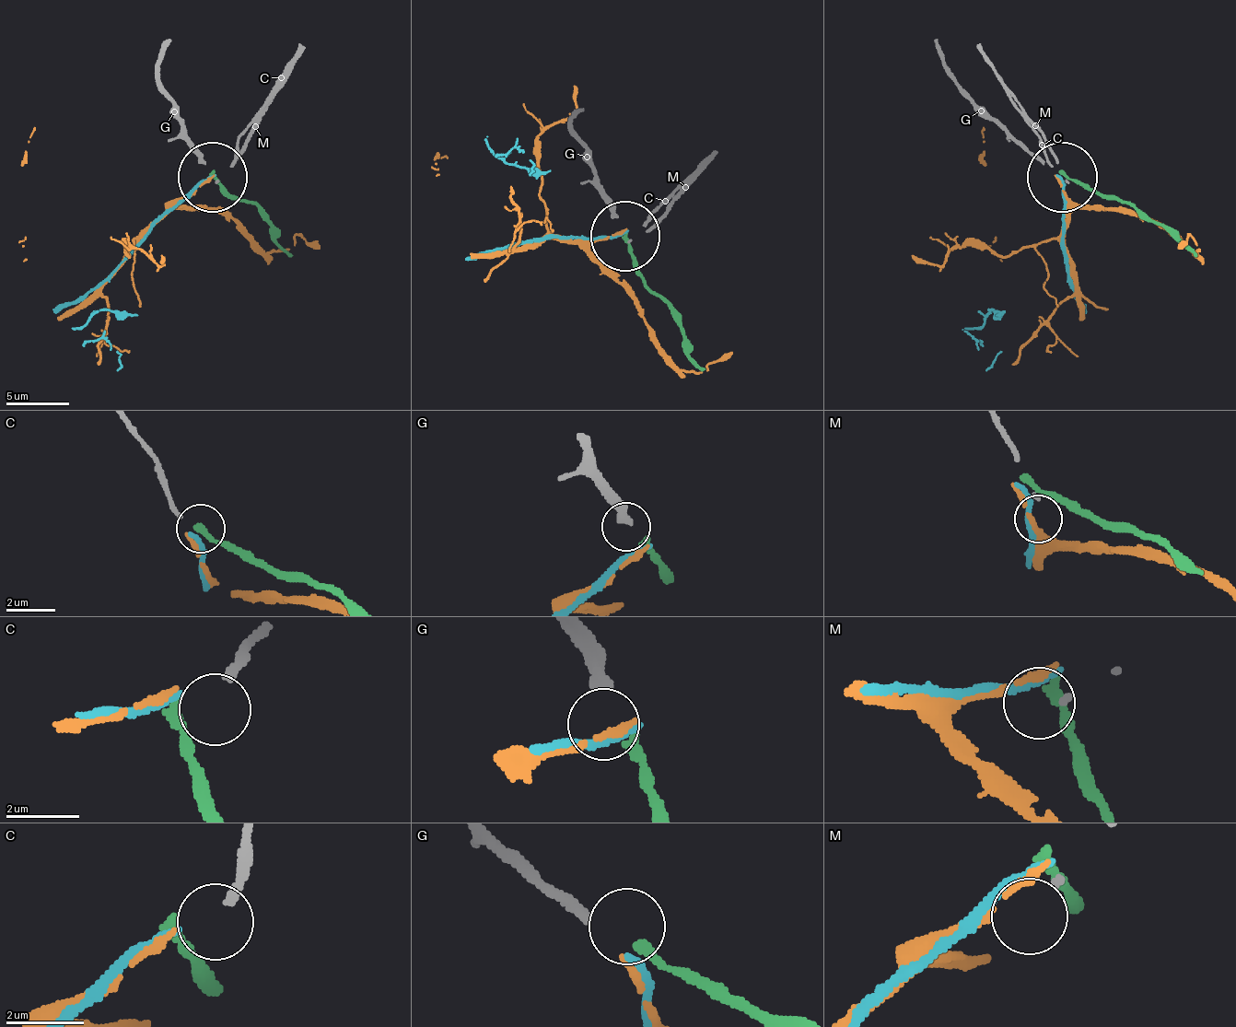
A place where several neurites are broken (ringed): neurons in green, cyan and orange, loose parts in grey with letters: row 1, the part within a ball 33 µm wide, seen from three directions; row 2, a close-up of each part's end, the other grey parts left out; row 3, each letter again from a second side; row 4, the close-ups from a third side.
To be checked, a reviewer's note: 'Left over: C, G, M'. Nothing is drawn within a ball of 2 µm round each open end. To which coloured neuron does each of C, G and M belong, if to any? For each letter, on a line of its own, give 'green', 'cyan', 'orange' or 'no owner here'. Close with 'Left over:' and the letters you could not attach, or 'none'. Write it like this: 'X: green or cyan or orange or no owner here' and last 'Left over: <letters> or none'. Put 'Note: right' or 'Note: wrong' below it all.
C: no owner here
G: no owner here
M: no owner here
Left over: C, G, M
Note: right

